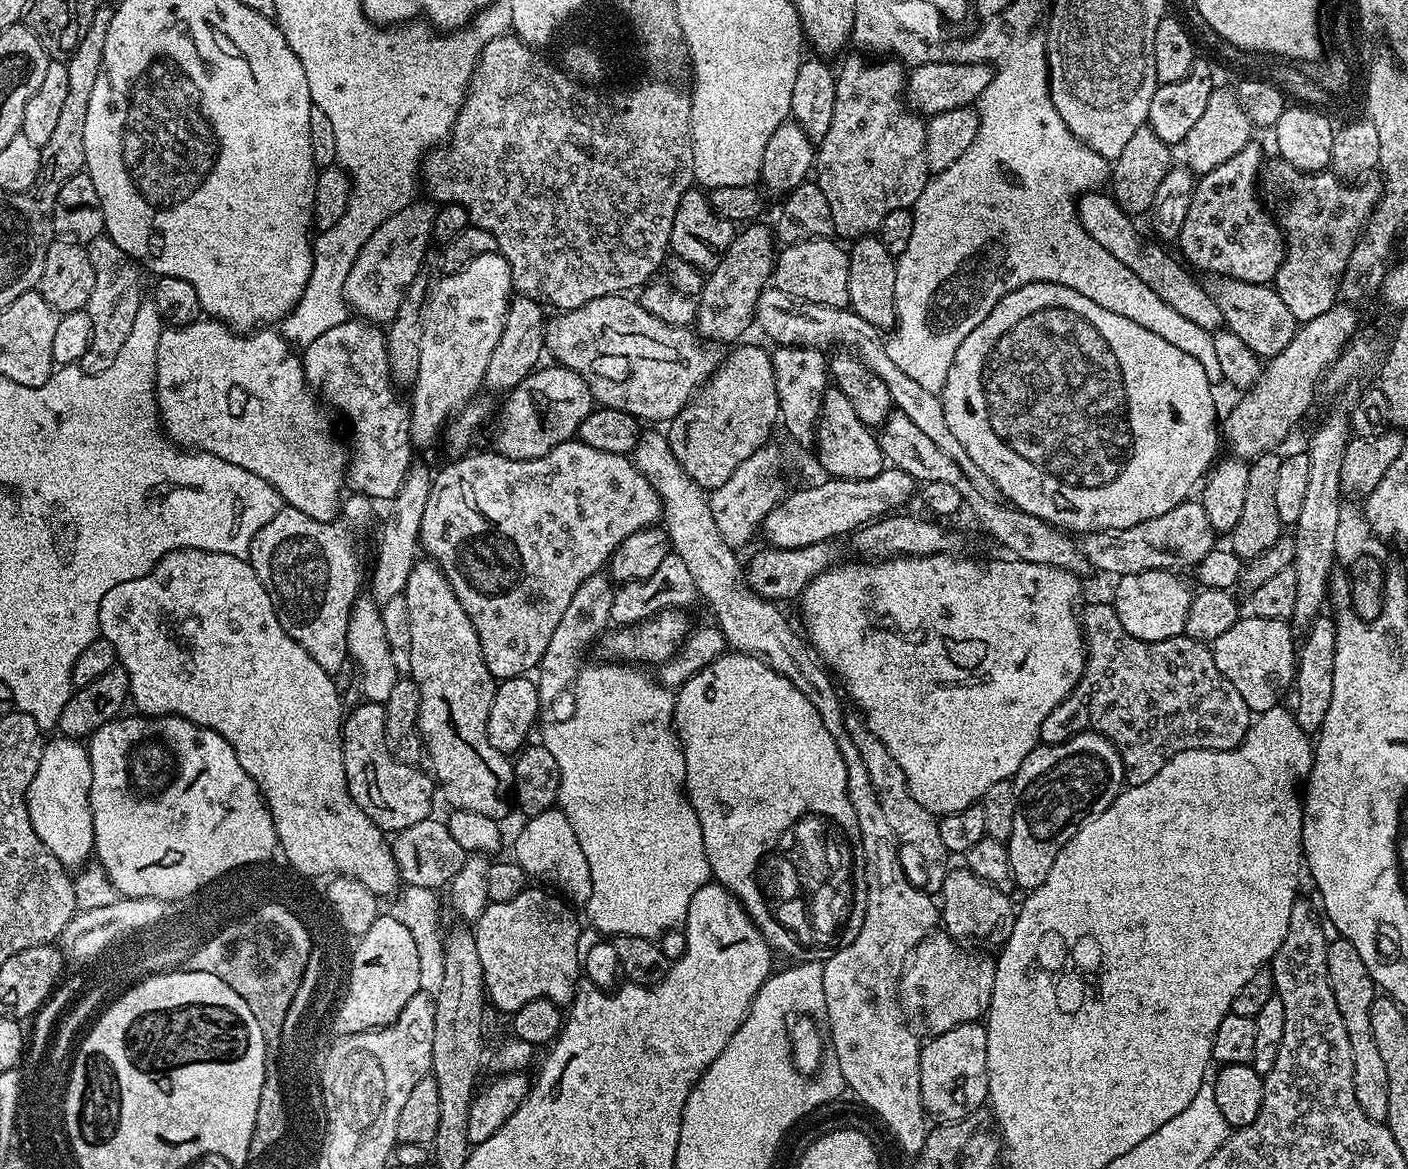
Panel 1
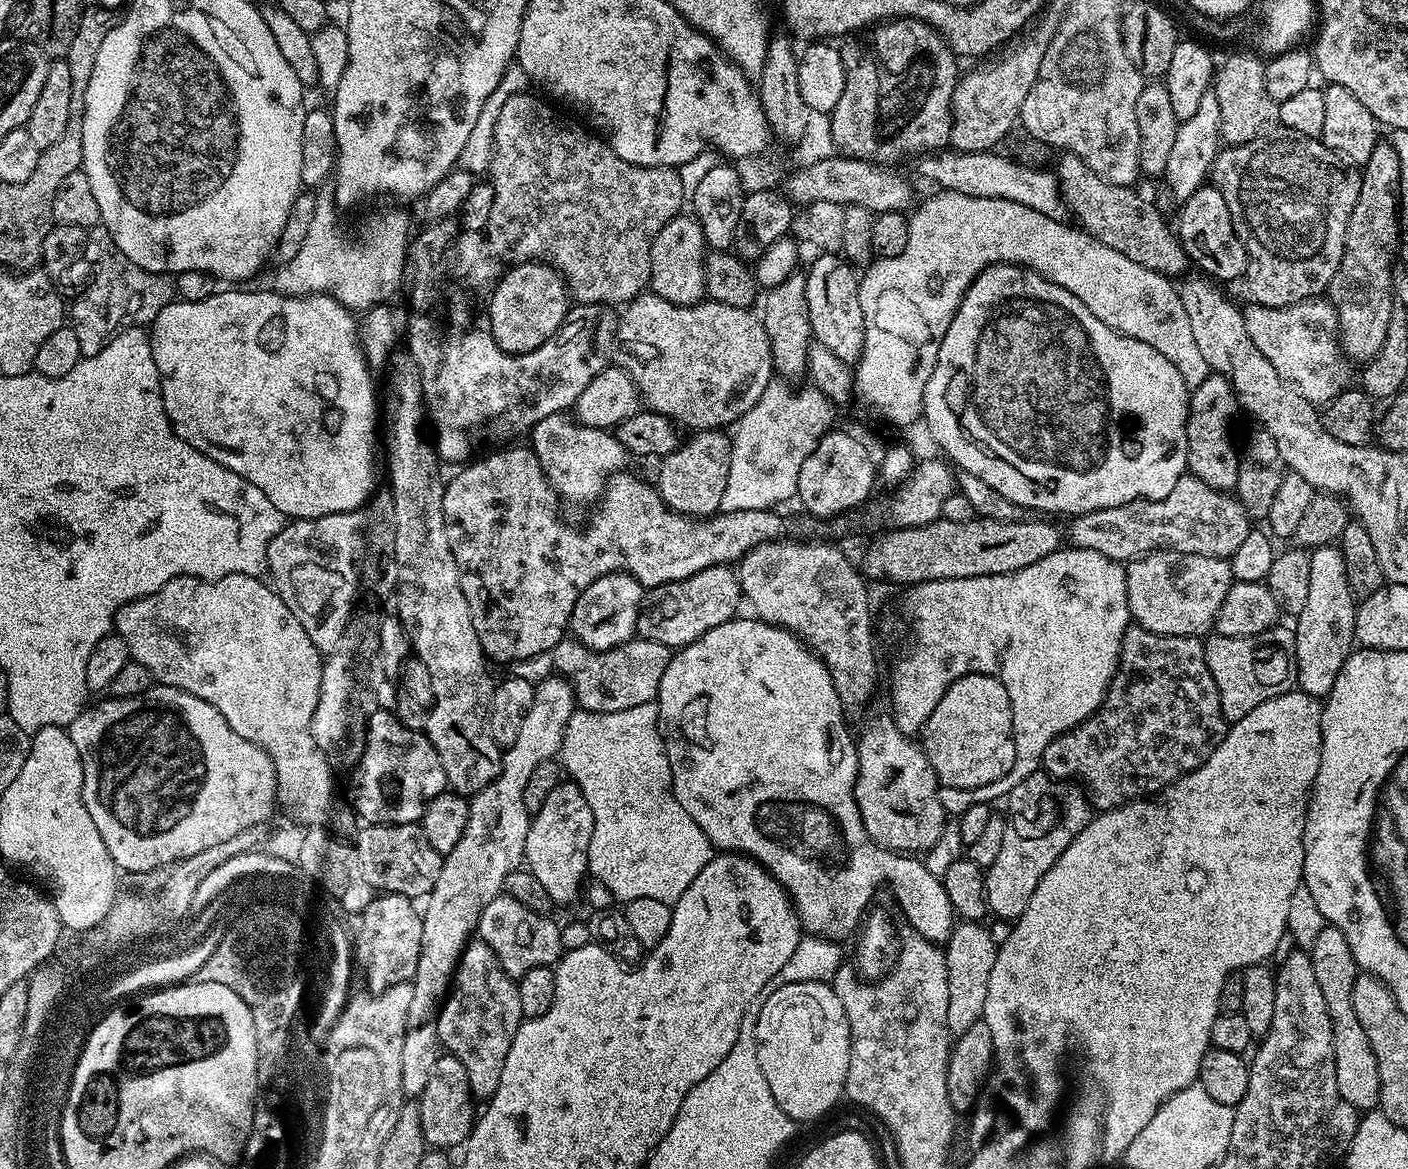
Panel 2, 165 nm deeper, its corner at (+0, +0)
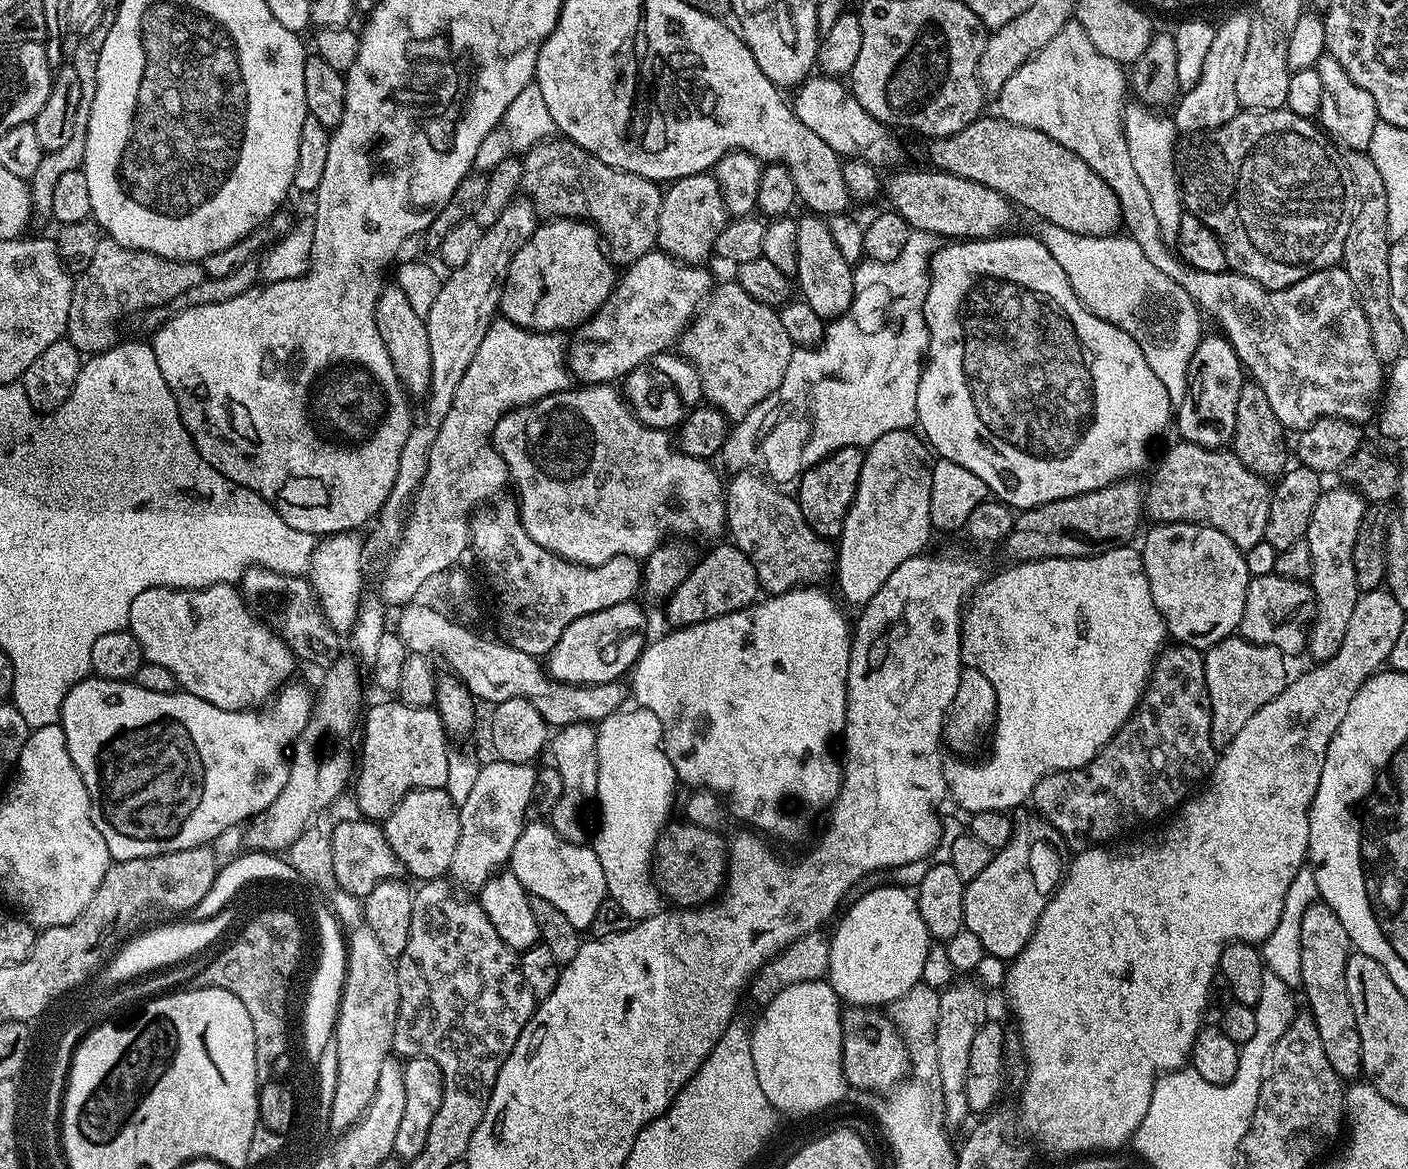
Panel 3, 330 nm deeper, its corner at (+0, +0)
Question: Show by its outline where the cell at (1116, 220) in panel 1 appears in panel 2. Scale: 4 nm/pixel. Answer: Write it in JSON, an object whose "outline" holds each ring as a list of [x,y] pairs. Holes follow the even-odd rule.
{"outline":[[[937,150],[924,154],[915,161],[916,168],[928,180],[933,180],[940,190],[959,190],[971,192],[980,198],[993,196],[1003,200],[1013,200],[1040,214],[1046,214],[1051,220],[1064,220],[1066,203],[1060,188],[1060,180],[1053,171],[1044,168],[1027,168],[1008,156],[999,156],[999,151],[957,152],[955,150]]]}

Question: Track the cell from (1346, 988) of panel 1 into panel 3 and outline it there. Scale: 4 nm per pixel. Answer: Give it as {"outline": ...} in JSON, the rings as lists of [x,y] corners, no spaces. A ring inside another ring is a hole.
{"outline":[[[1317,902],[1306,910],[1302,918],[1302,995],[1308,999],[1307,1011],[1318,1026],[1318,1038],[1322,1038],[1322,1050],[1330,1058],[1330,1066],[1341,1081],[1352,1082],[1363,1073],[1362,1038],[1358,1038],[1358,1022],[1354,1019],[1354,1006],[1350,1006],[1350,994],[1346,994],[1346,962],[1350,945],[1338,914],[1330,906]]]}

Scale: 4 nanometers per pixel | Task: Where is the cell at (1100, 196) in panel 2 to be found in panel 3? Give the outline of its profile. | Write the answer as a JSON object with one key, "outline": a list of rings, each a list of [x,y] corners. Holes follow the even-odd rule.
{"outline":[[[998,114],[981,115],[980,119],[970,122],[958,134],[942,136],[931,141],[928,148],[928,160],[938,172],[949,172],[962,178],[970,178],[970,182],[978,182],[982,186],[990,186],[990,190],[998,190],[1017,209],[1025,208],[1036,216],[1041,216],[1044,224],[1062,226],[1062,230],[1070,230],[1074,234],[1087,236],[1111,236],[1119,233],[1122,228],[1120,203],[1118,198],[1082,162],[1080,158],[1046,134],[1038,130],[1030,130],[1030,126],[1018,126],[1009,120],[1003,120]]]}

